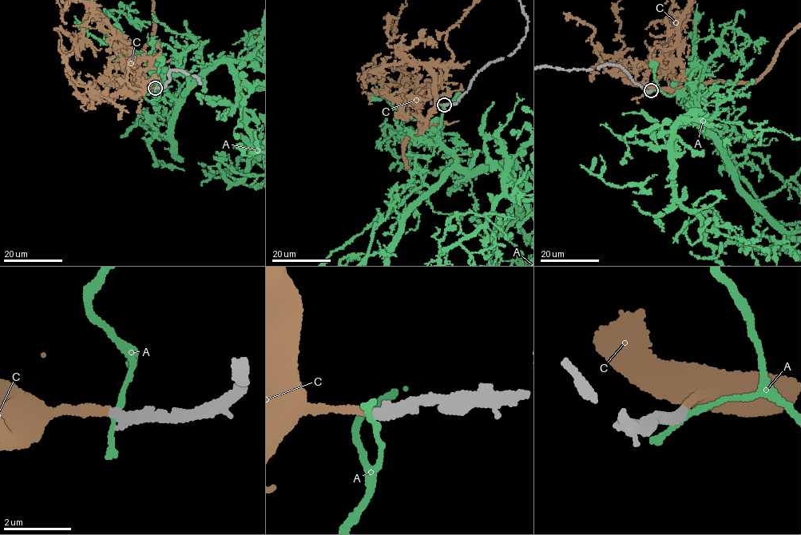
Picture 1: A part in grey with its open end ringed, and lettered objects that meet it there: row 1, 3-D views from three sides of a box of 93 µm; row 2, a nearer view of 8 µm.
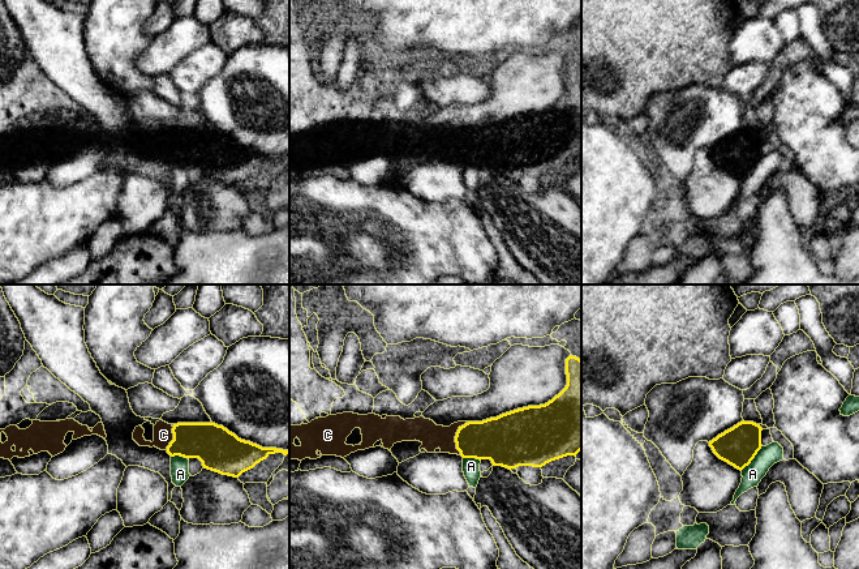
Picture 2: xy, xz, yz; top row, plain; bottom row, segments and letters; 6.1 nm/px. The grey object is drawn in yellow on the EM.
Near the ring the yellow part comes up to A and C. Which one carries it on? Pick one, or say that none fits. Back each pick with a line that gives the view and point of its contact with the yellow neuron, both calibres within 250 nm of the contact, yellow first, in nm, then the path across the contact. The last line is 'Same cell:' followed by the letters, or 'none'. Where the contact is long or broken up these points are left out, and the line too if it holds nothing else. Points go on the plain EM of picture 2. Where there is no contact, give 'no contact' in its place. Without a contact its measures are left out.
C: xz (455, 145) | 260/150 nm | across xz (495, 146), (455, 145), (433, 144)
Same cell: C

